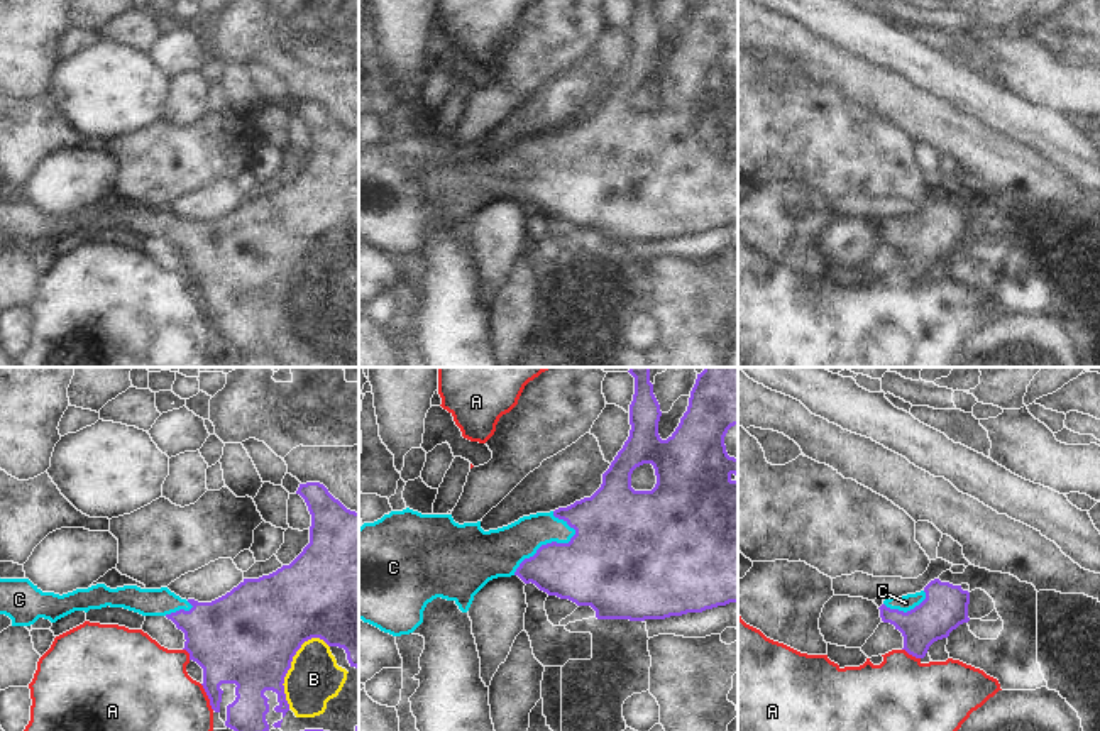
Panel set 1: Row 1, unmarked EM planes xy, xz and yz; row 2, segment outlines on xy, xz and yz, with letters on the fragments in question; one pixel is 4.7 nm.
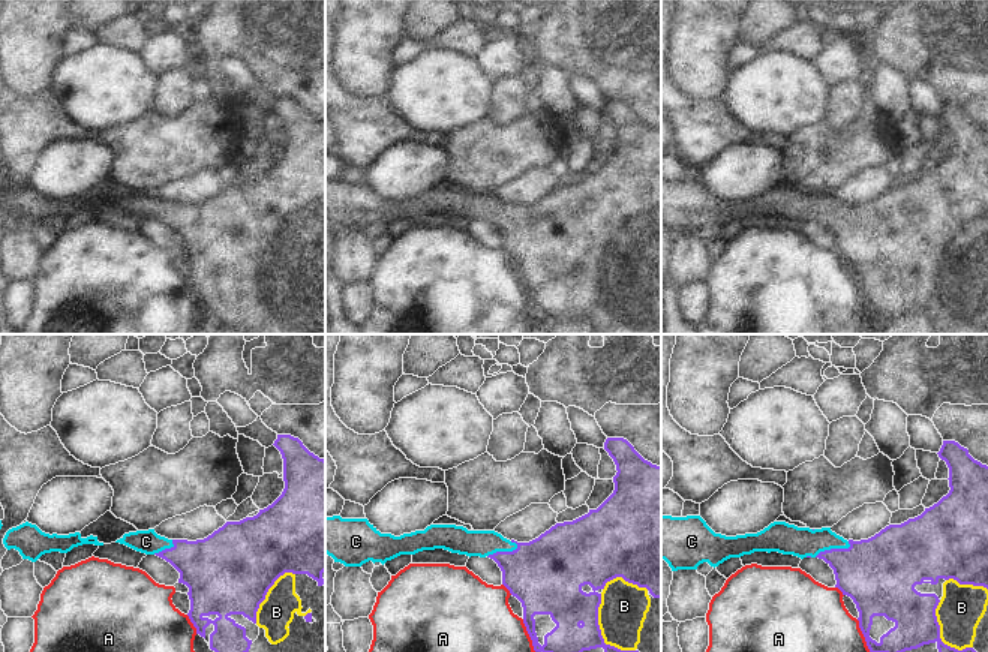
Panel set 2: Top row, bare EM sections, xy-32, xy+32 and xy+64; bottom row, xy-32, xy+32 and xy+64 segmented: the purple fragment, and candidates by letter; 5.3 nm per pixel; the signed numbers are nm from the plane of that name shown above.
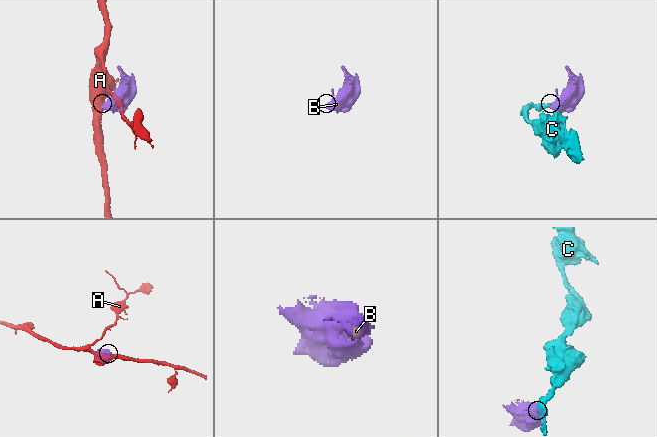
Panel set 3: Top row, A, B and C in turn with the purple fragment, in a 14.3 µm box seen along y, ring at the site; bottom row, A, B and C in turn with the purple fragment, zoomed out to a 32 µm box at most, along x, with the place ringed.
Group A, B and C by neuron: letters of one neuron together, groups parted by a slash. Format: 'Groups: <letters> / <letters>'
Groups: A / B C

